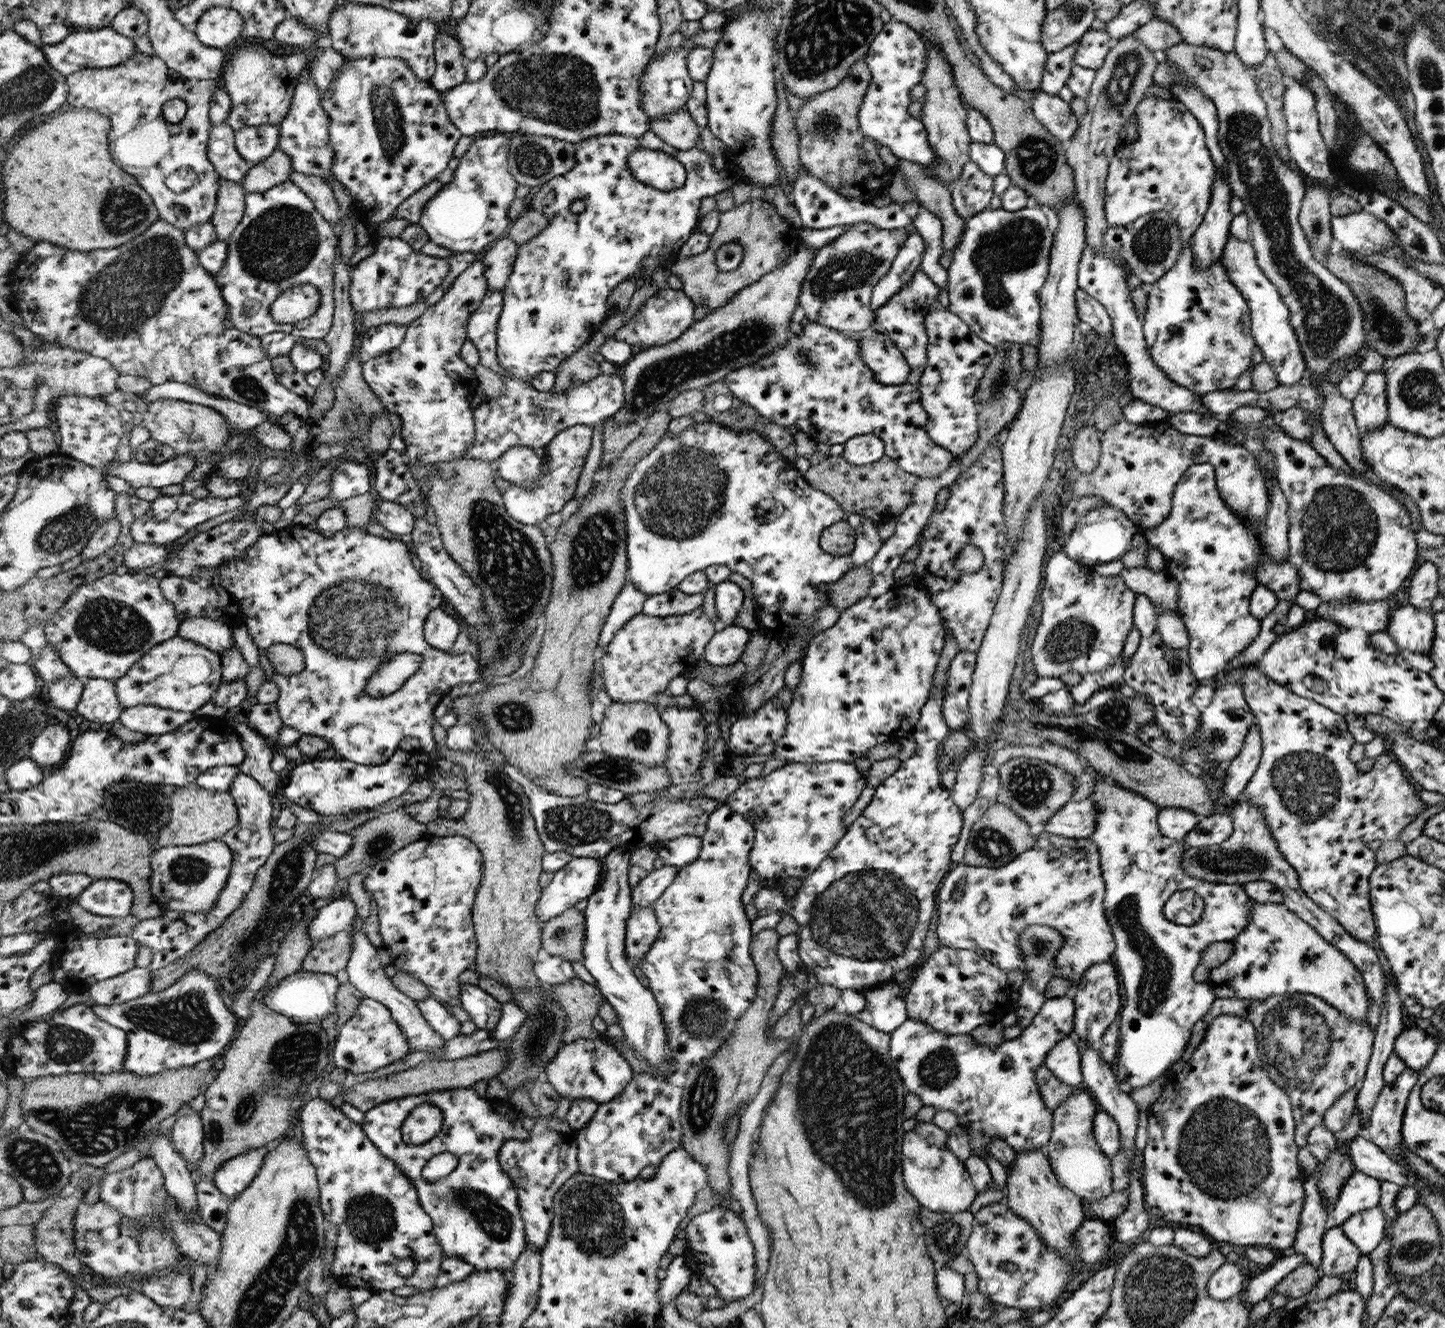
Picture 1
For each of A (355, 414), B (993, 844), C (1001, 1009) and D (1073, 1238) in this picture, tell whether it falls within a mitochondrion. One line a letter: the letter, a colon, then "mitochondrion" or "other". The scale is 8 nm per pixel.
A: mitochondrion
B: mitochondrion
C: other
D: other

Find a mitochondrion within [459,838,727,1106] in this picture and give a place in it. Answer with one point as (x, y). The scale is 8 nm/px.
(539, 1036)

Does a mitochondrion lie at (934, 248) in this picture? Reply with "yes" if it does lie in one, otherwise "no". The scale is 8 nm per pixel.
no

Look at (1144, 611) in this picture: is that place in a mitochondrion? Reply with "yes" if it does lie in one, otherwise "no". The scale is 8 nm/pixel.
no

